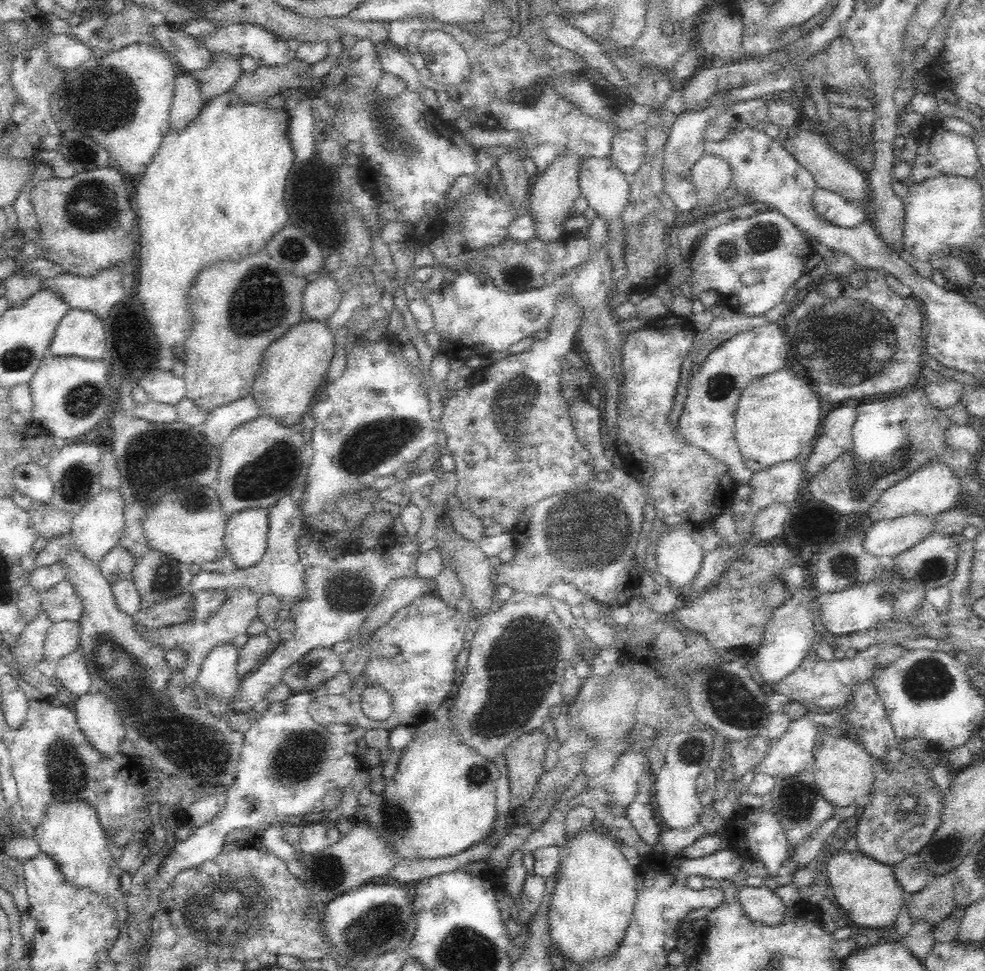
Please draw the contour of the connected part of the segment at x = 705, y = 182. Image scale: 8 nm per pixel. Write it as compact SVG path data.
M706 154L694 164L688 180L692 182L692 186L698 194L698 206L702 210L710 212L710 210L714 210L712 206L716 206L720 202L718 196L732 182L732 170L726 160Z

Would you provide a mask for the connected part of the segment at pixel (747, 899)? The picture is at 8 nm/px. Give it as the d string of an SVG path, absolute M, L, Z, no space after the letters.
M742 884L742 890L738 894L738 902L742 910L760 924L766 926L776 926L782 924L788 908L784 906L782 898L776 896L776 890L770 890L768 886L762 888L752 888Z

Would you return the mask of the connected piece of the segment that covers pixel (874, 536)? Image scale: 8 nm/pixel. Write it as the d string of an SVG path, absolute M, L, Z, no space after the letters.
M904 516L894 520L878 520L874 522L862 546L868 554L882 558L884 562L892 562L892 558L900 556L902 552L910 550L932 532L934 516Z

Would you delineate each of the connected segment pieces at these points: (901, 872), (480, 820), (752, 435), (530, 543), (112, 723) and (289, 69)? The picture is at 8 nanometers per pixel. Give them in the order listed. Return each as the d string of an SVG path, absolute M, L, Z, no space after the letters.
M918 854L908 856L902 862L894 864L892 870L894 870L894 876L896 876L898 884L908 894L922 892L922 888L926 886L926 882L934 880L934 874L928 870L928 866L924 864L924 860Z
M434 718L422 724L420 736L416 736L402 754L396 774L390 780L386 780L384 788L386 808L382 816L382 828L376 828L376 820L372 822L372 826L376 834L384 840L388 850L398 856L398 864L454 856L494 836L494 826L498 820L496 786L500 780L500 772L496 770L492 760L480 756L474 748L466 746L462 738L452 734L450 730L452 730L450 724L440 726Z
M792 366L778 370L770 376L752 380L740 400L734 424L734 438L742 452L746 466L756 474L774 464L782 464L800 456L802 448L816 440L822 428L822 410L818 394L812 392L810 384L792 372Z
M578 400L572 404L570 414L578 442L594 458L594 480L590 480L588 486L574 486L578 488L576 494L550 496L526 508L526 516L510 532L516 556L512 562L500 564L494 570L494 584L496 588L510 586L514 592L542 594L544 588L562 580L582 590L596 606L628 606L642 578L646 578L634 552L644 524L642 510L648 498L640 482L626 472L626 468L616 468L610 462L606 434L600 432L604 426L602 412Z
M84 694L74 700L72 708L82 734L94 750L106 758L116 756L120 752L120 744L126 740L126 728L112 700L102 694Z
M294 60L286 66L262 66L256 72L244 72L230 88L238 100L254 106L264 106L270 96L282 94L286 88L316 88L318 82L310 76L310 64Z

